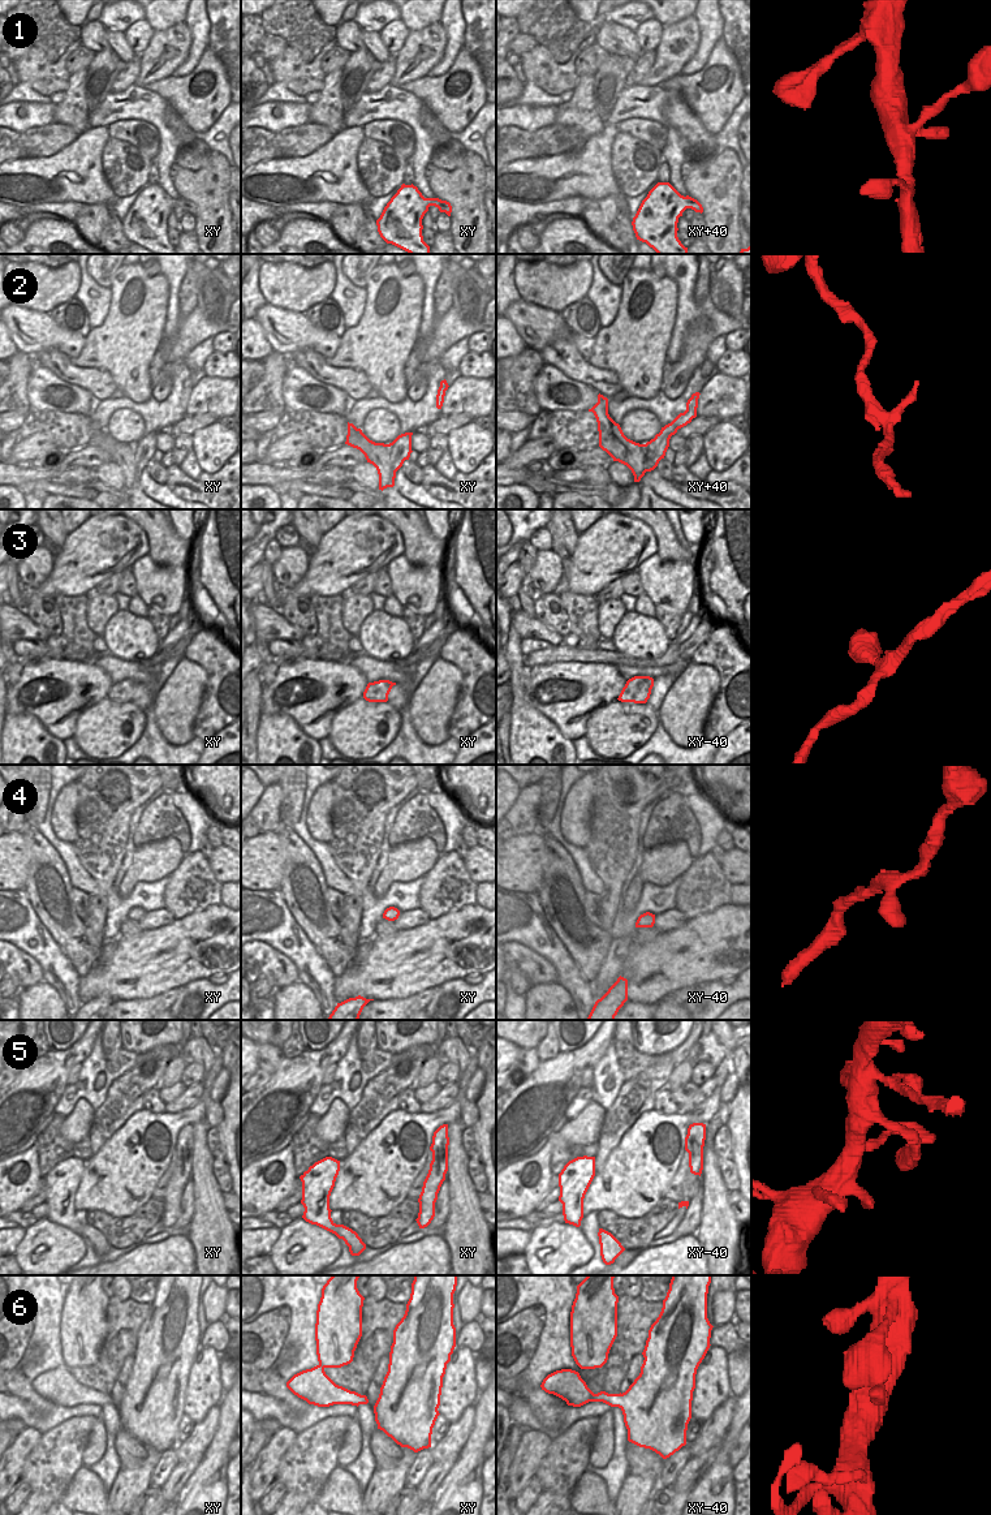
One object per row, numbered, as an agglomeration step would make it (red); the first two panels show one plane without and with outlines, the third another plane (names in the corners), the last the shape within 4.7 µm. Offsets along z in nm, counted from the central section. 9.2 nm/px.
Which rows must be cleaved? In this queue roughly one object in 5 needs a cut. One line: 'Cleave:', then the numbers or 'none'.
Cleave: none.

